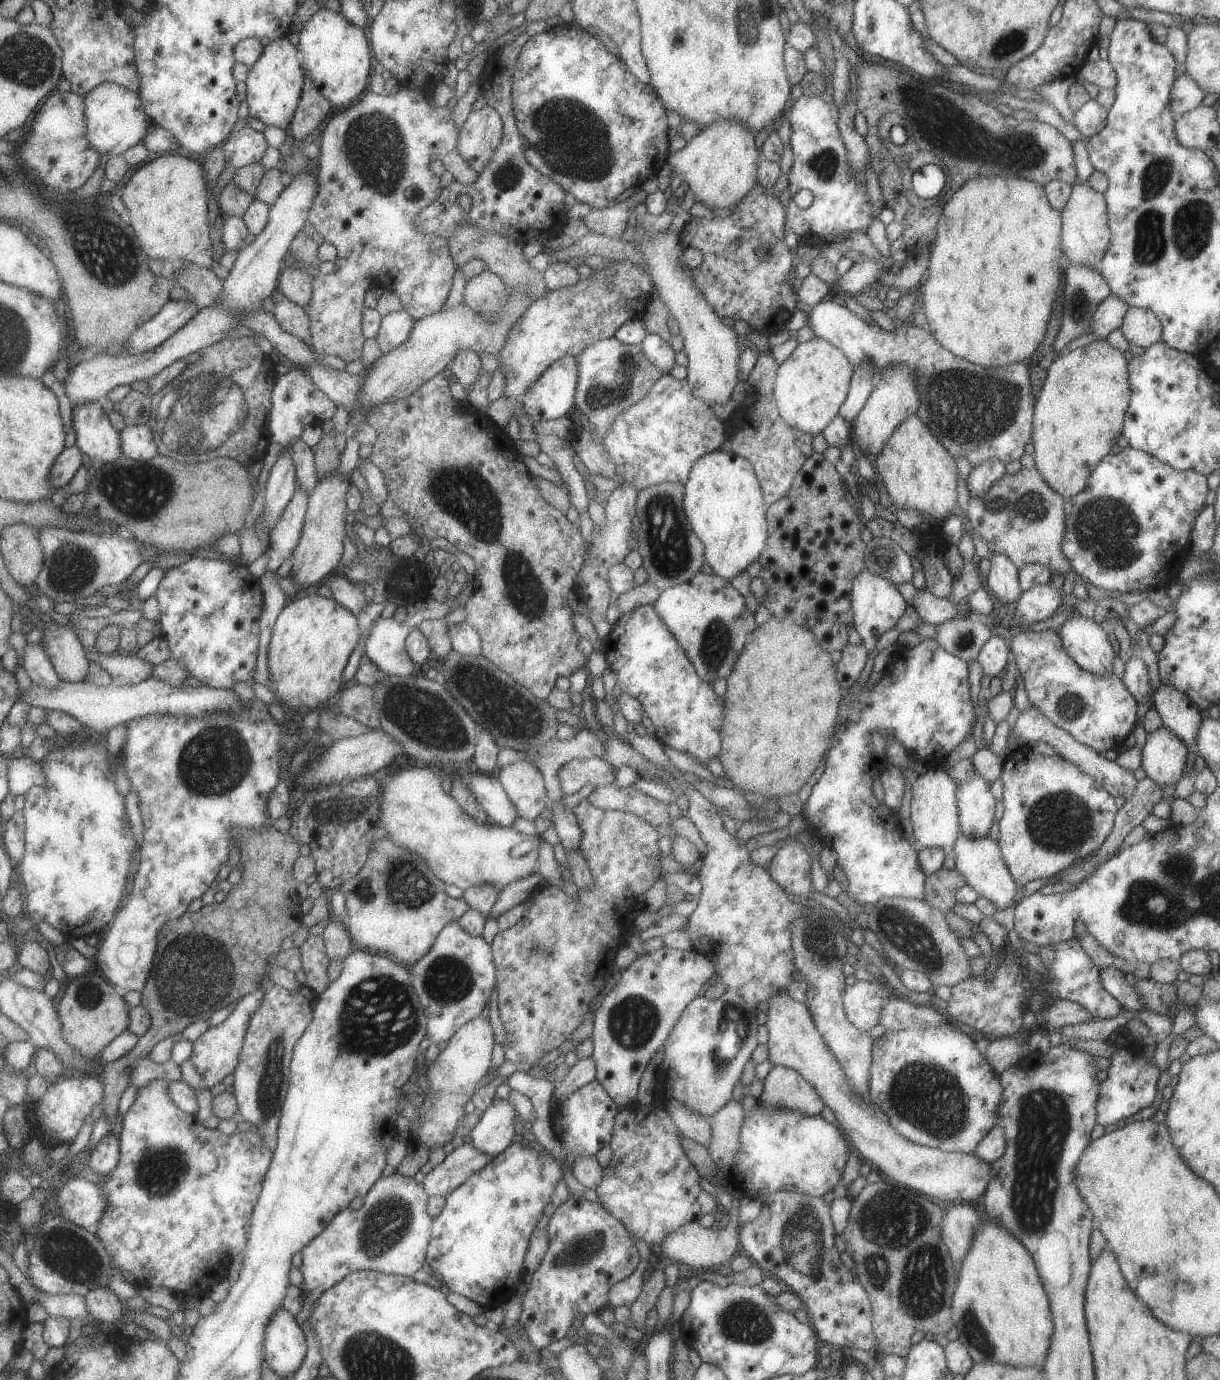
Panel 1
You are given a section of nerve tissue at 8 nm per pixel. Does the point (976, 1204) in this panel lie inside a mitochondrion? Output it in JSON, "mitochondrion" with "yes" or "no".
{"mitochondrion":"no"}

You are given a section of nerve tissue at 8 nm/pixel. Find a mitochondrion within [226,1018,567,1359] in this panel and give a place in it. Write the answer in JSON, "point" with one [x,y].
{"point":[387,1223]}

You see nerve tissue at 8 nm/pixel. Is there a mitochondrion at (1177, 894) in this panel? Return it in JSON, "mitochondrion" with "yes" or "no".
{"mitochondrion":"yes"}

